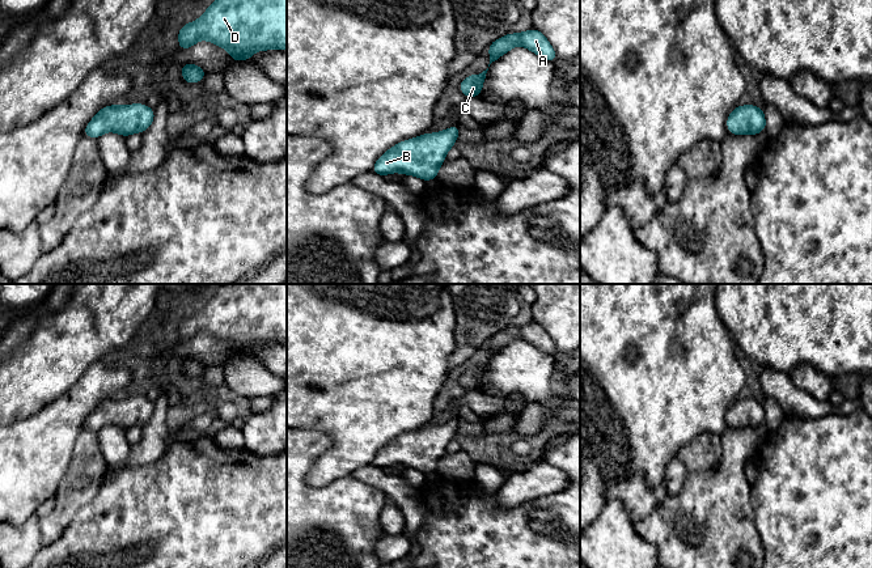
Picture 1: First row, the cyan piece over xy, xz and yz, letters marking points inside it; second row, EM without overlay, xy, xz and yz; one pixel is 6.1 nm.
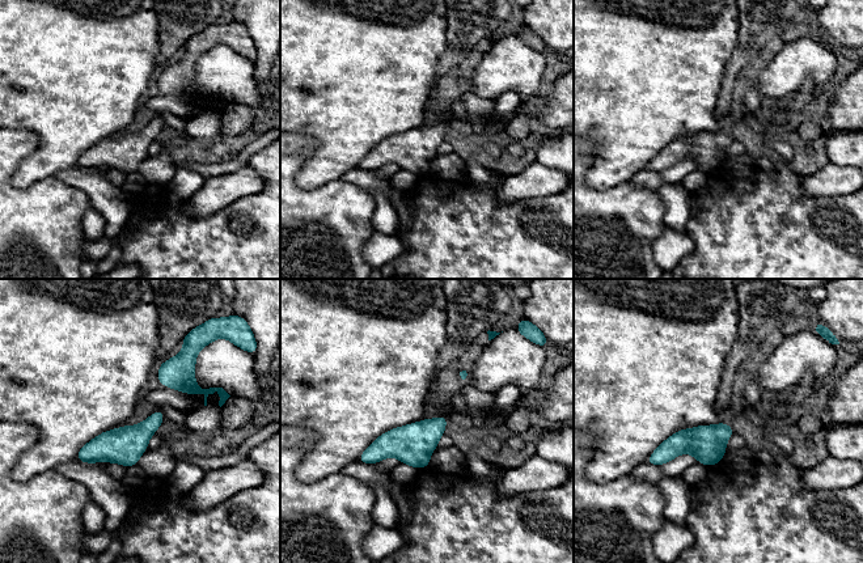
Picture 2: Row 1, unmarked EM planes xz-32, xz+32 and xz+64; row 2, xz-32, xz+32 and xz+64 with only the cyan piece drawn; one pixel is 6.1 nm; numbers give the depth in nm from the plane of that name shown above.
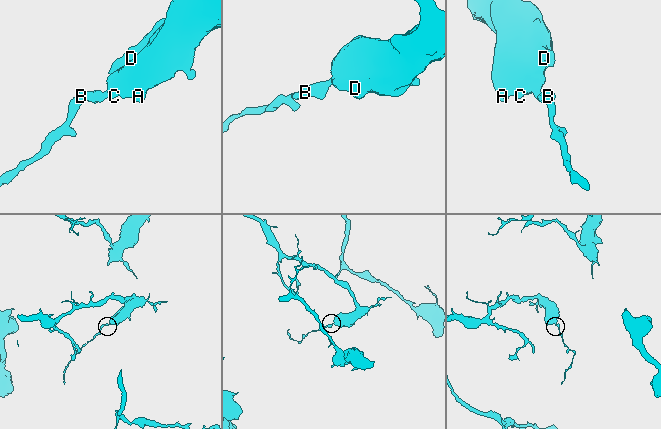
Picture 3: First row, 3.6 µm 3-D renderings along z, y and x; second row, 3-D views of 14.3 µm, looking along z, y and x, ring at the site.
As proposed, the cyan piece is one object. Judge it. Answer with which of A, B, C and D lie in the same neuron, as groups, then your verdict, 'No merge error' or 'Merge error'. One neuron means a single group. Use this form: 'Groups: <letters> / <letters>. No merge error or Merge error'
Groups: A B C D. No merge error

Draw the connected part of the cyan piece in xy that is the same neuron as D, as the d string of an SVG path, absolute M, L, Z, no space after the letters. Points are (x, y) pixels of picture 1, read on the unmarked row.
M221 284L199 313L181 321L178 343L199 332L225 340L233 355L250 353L259 343L287 343L287 284Z

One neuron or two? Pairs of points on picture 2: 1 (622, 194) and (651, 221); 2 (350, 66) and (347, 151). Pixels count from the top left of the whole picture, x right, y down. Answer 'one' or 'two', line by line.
1: one
2: one

